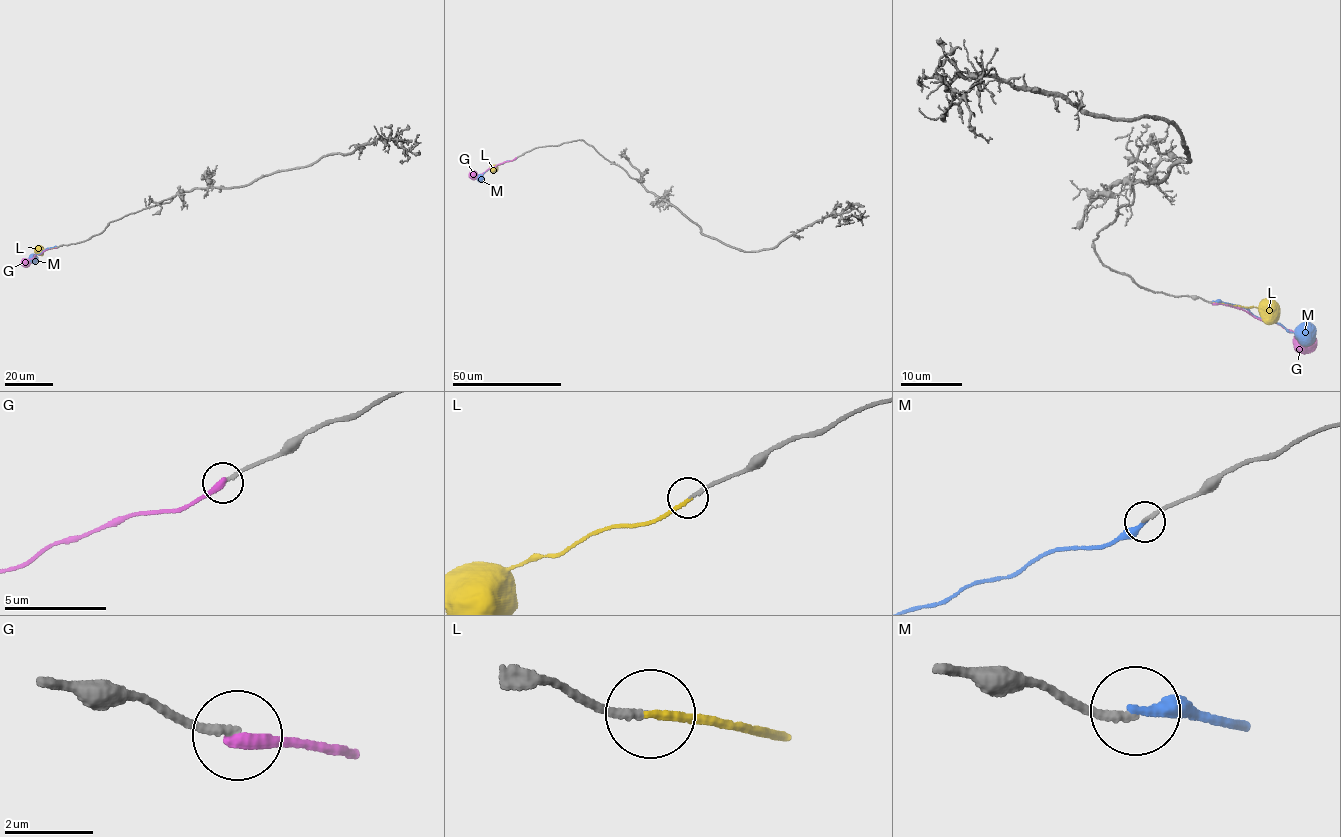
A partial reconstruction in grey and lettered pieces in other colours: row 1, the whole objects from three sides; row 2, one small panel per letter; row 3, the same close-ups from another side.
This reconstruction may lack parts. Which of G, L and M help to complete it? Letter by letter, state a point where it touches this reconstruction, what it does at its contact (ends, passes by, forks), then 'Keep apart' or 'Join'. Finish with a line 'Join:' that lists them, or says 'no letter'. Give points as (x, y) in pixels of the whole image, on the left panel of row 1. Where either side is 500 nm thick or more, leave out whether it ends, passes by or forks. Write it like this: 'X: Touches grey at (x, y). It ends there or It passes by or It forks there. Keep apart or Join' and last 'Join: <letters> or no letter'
G: Touches grey at (56, 247). It ends there. Keep apart
L: Touches grey at (56, 247). It ends there. Join
M: Touches grey at (56, 247). It ends there. Keep apart
Join: L

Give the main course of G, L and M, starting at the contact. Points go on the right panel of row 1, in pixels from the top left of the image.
G: (1213, 303), (1236, 306), (1261, 320), (1298, 333), (1308, 348)
L: (1213, 301), (1253, 306), (1268, 316), (1278, 318)
M: (1213, 302), (1236, 304), (1292, 332), (1308, 329), (1316, 336)

